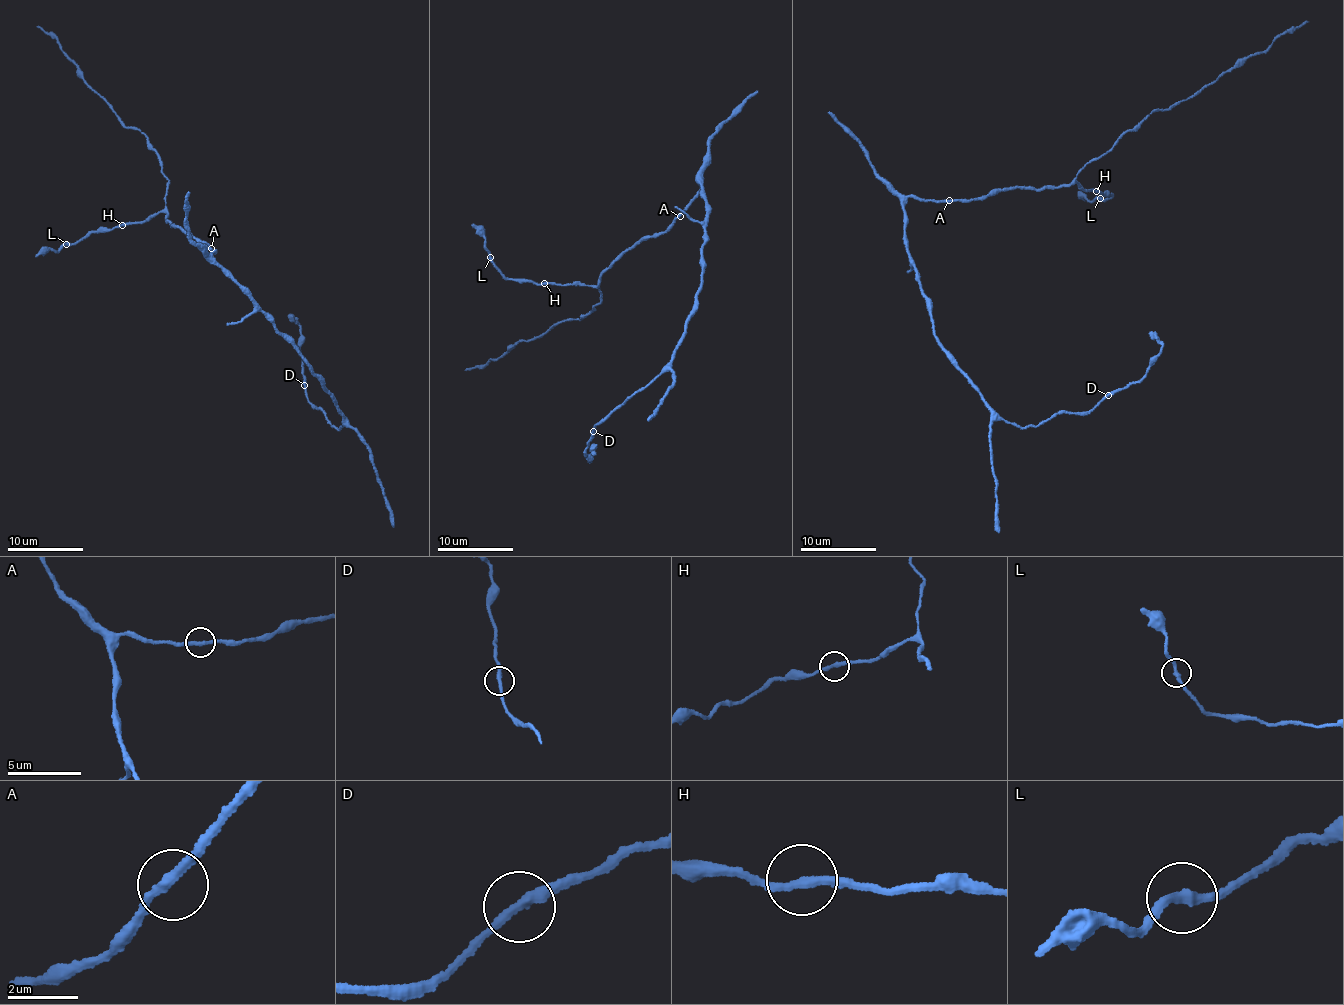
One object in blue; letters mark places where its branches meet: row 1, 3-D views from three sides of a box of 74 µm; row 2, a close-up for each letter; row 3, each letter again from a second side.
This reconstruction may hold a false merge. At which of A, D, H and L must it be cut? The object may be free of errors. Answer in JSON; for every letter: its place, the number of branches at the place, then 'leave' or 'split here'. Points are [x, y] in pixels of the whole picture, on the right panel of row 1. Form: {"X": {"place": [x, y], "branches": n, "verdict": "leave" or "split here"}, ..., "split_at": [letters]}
{"A": {"place": [949, 200], "branches": 2, "verdict": "leave"}, "D": {"place": [1108, 395], "branches": 2, "verdict": "leave"}, "H": {"place": [1096, 191], "branches": 2, "verdict": "leave"}, "L": {"place": [1100, 198], "branches": 2, "verdict": "leave"}, "split_at": []}

